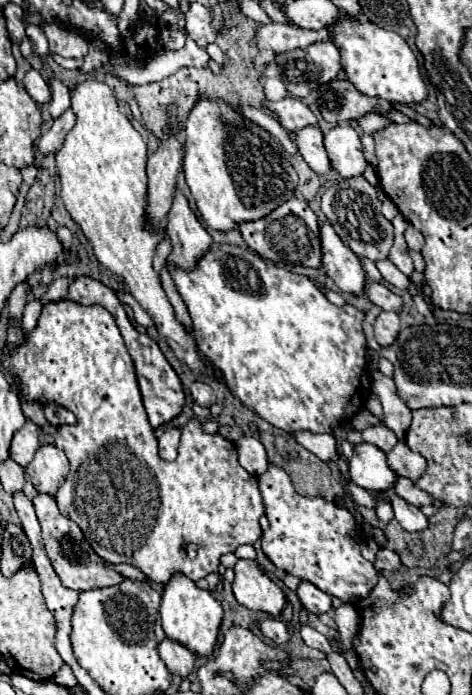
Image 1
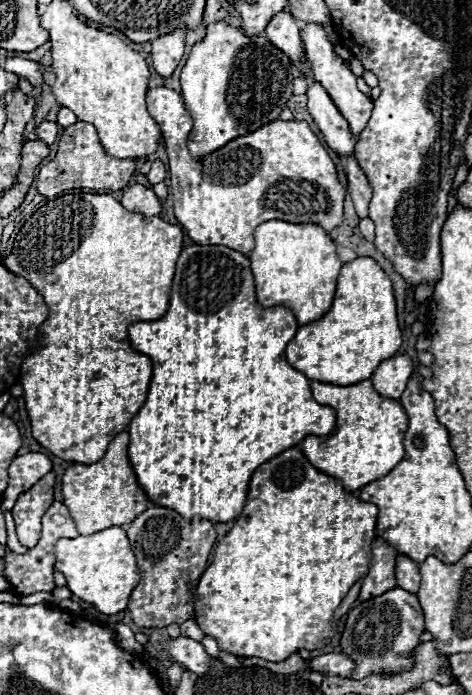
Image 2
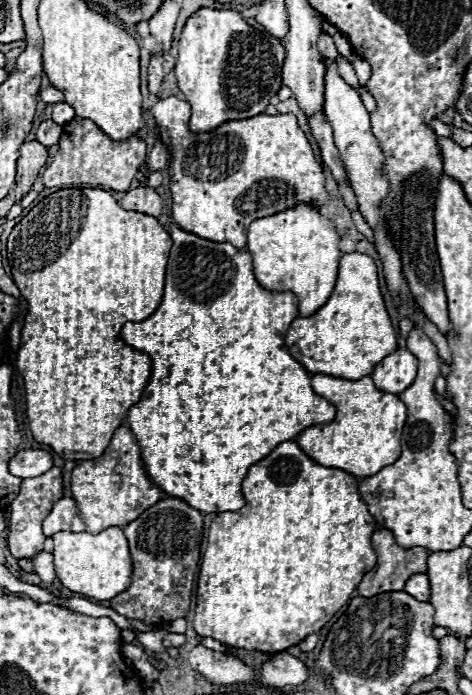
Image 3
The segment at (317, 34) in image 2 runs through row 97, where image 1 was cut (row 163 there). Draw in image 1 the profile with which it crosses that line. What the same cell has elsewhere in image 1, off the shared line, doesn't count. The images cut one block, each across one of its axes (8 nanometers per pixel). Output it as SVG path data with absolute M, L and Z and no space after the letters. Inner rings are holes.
M336 126L324 136L324 148L328 152L332 168L342 178L360 176L366 168L366 160L362 156L360 136L350 126Z

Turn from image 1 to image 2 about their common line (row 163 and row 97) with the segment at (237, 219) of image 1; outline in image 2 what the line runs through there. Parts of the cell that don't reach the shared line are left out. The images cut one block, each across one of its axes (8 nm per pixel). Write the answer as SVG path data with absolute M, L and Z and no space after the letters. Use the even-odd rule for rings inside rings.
M224 20L206 26L206 36L192 46L180 74L182 96L194 120L194 128L188 136L188 150L192 152L192 156L204 158L206 154L224 146L228 140L244 136L260 128L260 124L278 120L280 112L286 108L288 98L292 96L292 80L296 78L294 74L296 70L290 58L280 52L266 36L246 36L240 28L230 26Z

